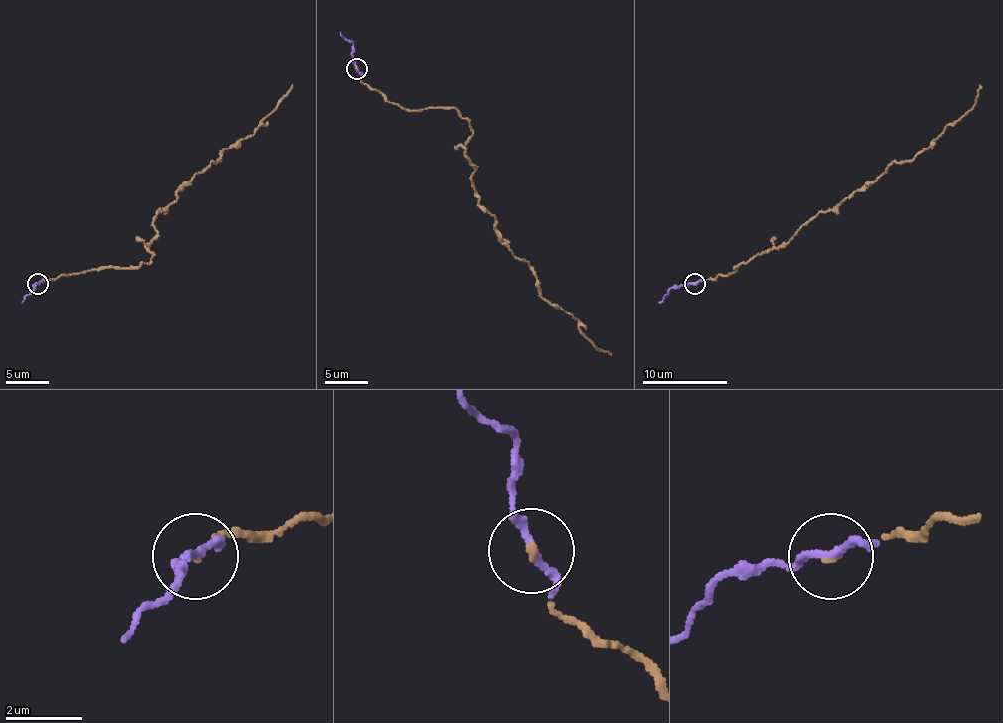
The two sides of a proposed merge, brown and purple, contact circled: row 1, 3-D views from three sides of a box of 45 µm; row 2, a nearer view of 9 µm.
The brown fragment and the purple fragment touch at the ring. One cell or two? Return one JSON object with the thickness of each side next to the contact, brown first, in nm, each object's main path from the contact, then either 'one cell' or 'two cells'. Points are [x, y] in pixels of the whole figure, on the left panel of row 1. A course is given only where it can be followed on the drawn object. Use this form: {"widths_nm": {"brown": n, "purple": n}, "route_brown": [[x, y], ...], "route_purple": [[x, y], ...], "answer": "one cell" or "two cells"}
{"widths_nm": {"brown": 80, "purple": 200}, "route_brown": [[38, 283], [147, 264], [153, 255], [147, 247], [160, 211], [198, 172], [249, 136], [292, 85]], "route_purple": [[38, 283], [21, 302]], "answer": "one cell"}

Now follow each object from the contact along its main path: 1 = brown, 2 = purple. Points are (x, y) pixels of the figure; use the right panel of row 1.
1: (695, 283), (729, 274), (757, 255), (783, 247), (894, 162), (911, 162), (974, 104), (981, 85)
2: (695, 283), (674, 285), (659, 302)

